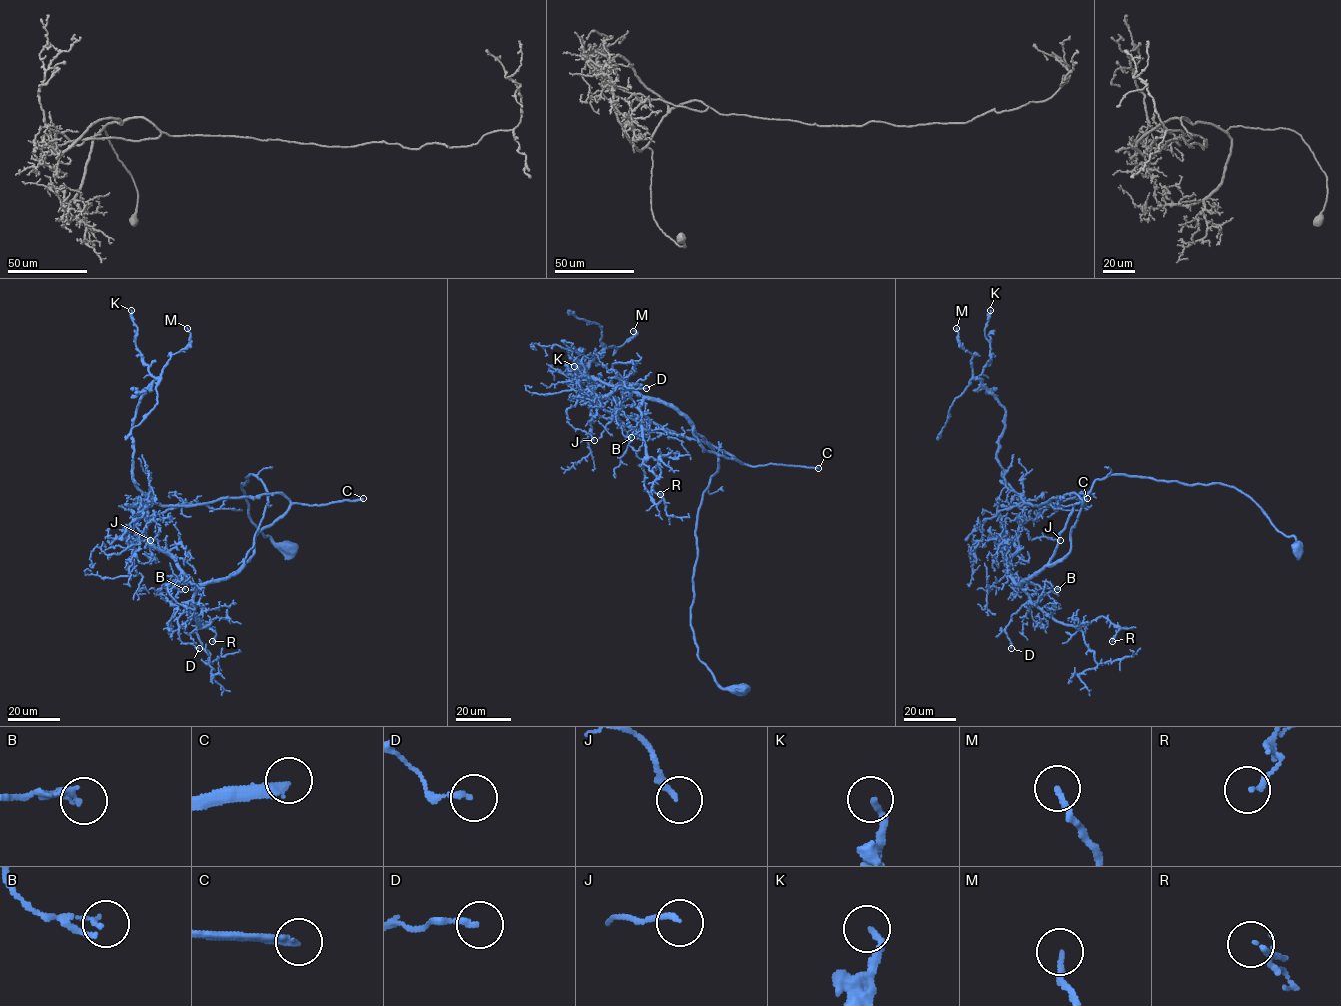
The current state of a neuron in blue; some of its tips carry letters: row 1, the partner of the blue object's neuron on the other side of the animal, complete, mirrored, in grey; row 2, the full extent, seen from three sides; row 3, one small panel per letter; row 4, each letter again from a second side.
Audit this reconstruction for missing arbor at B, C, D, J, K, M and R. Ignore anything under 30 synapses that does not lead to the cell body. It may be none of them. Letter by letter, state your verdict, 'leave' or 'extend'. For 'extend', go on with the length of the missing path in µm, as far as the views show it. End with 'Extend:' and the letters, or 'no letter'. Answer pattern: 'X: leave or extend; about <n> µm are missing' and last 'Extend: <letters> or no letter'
B: leave
C: extend; about 350 µm are missing
D: leave
J: leave
K: leave
M: leave
R: leave
Extend: C

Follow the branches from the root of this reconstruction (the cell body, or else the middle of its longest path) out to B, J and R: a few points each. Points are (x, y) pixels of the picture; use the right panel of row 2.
B: (1298, 547), (1233, 487), (1109, 474), (1074, 506), (1050, 561), (1021, 584), (1014, 579), (1057, 589)
J: (1298, 547), (1233, 487), (1123, 474), (1096, 480), (1050, 561), (1014, 583), (1018, 517), (1030, 539), (1060, 540)
R: (1298, 547), (1233, 487), (1096, 480), (1052, 558), (1021, 587), (1059, 622), (1107, 618), (1120, 628), (1112, 641)

